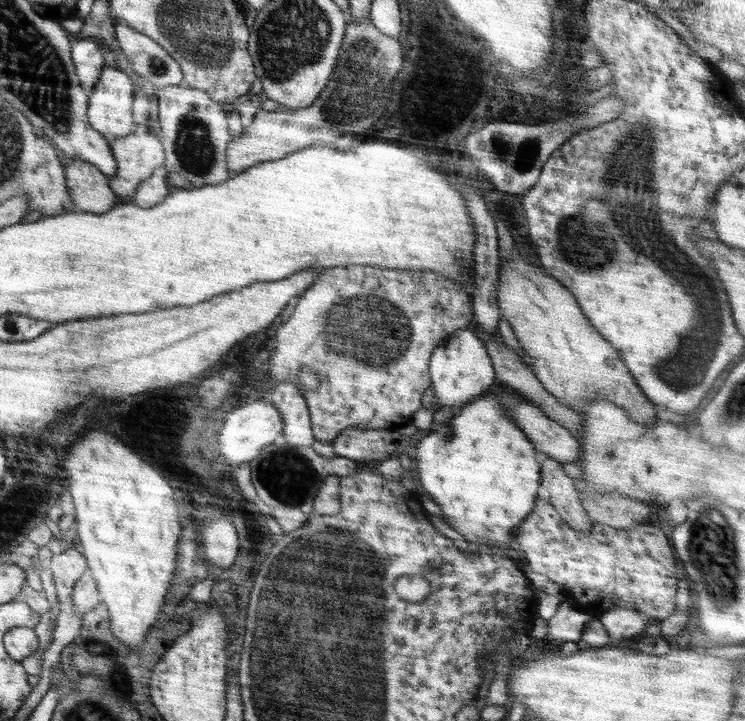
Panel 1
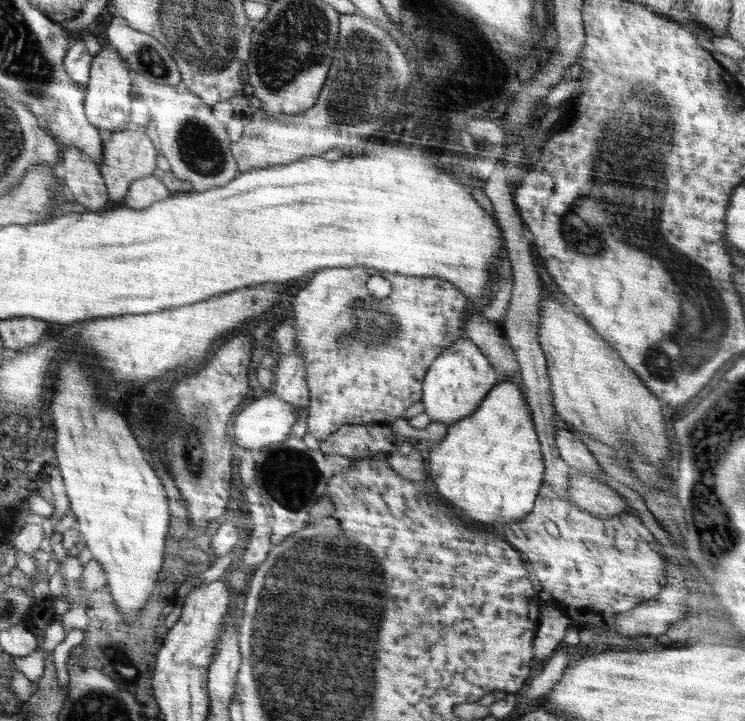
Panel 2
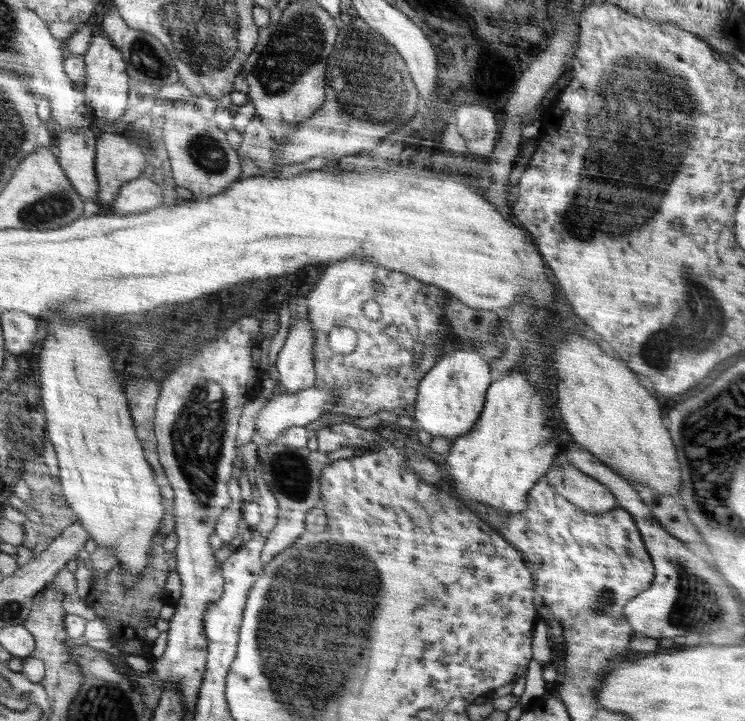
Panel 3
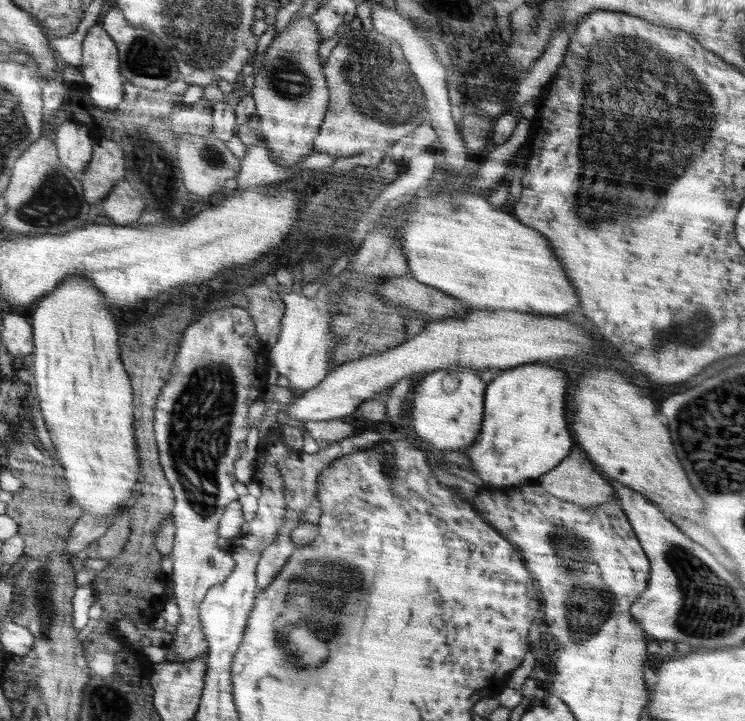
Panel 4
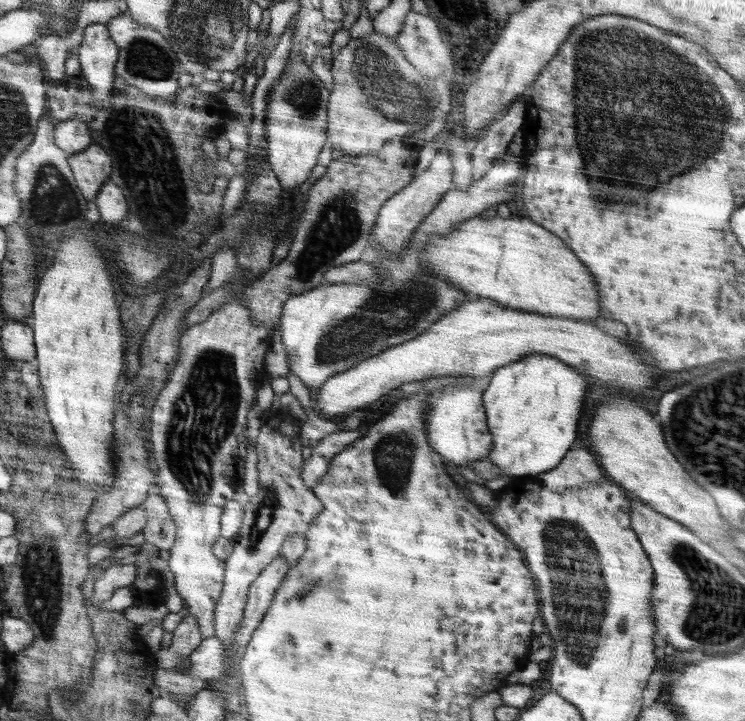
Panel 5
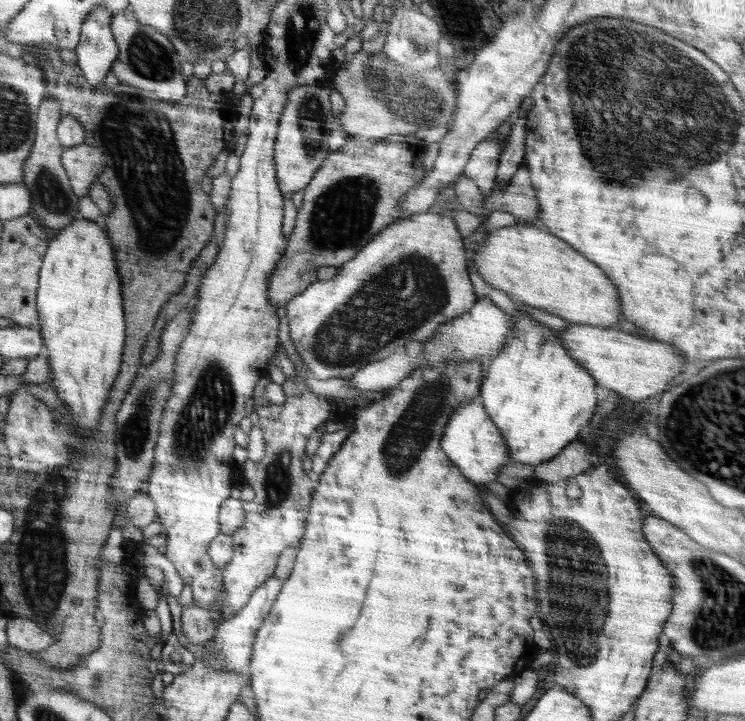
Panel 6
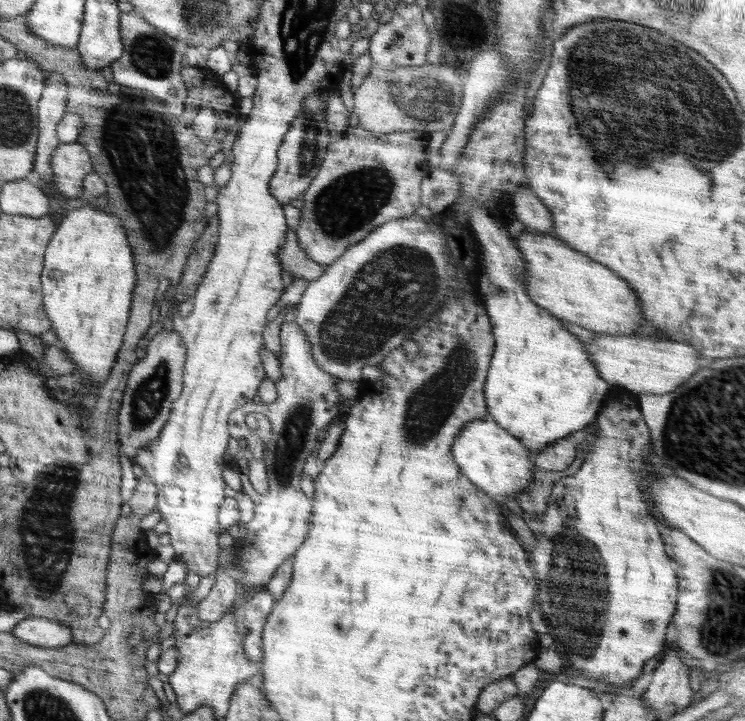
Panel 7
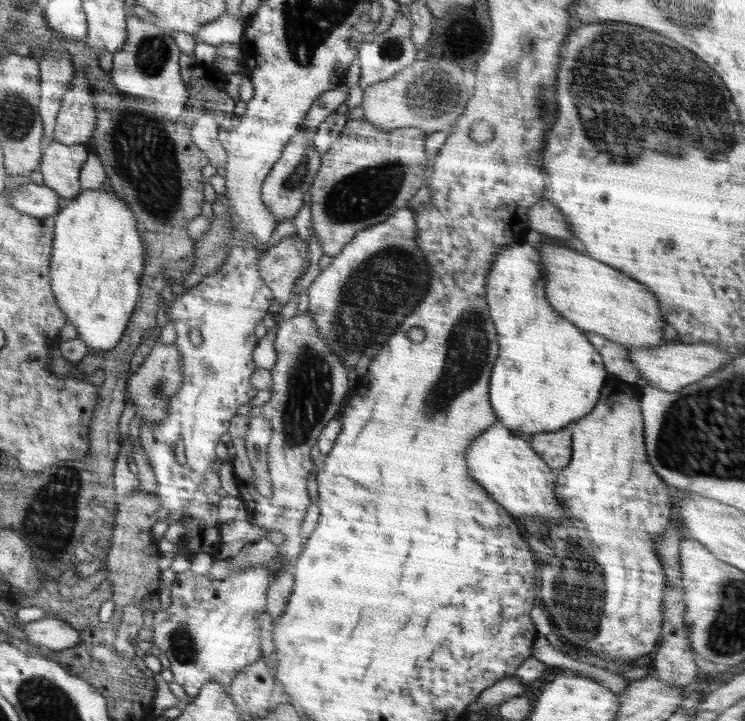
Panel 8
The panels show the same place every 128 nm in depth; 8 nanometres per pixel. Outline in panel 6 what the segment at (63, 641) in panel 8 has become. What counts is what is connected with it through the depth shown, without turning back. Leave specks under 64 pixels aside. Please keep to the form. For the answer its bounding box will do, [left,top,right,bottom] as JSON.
[7,618,56,653]

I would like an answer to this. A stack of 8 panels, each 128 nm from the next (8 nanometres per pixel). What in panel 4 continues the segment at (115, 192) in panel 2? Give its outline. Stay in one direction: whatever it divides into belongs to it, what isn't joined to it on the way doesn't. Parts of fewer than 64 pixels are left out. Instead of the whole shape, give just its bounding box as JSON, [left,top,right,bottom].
[77,141,125,203]

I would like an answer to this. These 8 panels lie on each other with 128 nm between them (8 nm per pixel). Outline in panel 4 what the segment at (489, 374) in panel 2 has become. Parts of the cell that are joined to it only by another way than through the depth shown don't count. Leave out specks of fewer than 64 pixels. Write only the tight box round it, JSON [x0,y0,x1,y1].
[408,368,487,451]

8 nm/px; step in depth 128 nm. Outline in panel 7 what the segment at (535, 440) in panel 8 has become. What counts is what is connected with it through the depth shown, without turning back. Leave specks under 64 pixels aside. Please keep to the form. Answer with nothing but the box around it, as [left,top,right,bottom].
[534,431,584,472]

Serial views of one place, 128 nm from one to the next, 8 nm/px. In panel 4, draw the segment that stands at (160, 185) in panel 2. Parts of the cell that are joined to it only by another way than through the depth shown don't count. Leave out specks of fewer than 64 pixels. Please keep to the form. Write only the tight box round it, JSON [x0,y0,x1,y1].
[100,181,144,224]

